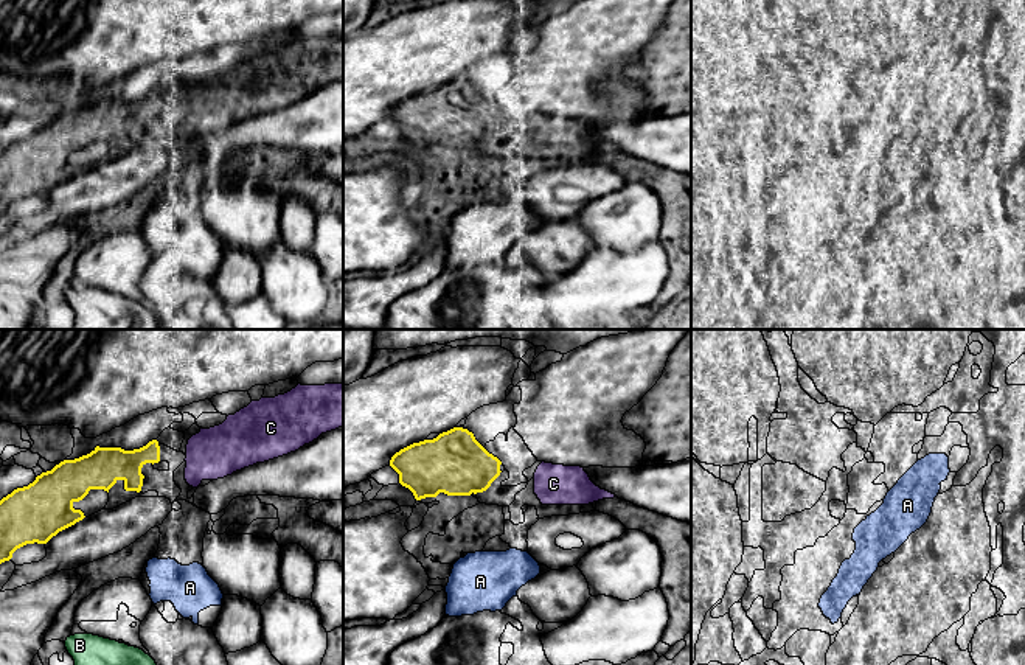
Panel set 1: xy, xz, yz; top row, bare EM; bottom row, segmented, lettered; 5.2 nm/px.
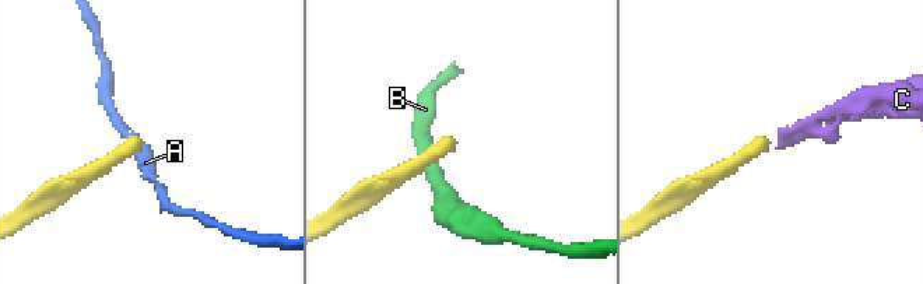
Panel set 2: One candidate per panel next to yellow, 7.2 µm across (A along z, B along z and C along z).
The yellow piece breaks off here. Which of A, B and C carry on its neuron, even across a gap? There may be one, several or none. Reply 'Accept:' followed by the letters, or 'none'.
Accept: C

